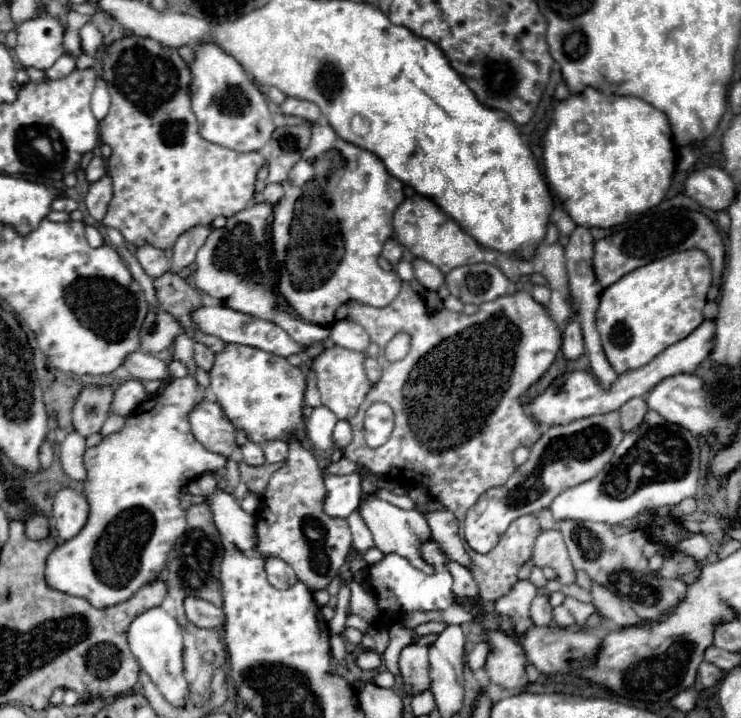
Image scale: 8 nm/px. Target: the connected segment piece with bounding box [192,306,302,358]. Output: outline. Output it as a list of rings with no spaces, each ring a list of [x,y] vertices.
[[[202,306],[200,310],[196,310],[192,314],[192,320],[196,326],[200,326],[202,332],[218,336],[228,344],[234,342],[234,344],[254,346],[254,348],[260,348],[260,350],[266,350],[266,352],[272,352],[272,354],[284,356],[284,358],[288,358],[290,354],[302,352],[302,346],[298,342],[294,342],[280,326],[266,322],[266,320],[260,320],[260,318],[254,318],[250,314],[244,314],[244,312],[234,312],[232,308],[226,308],[226,306]]]

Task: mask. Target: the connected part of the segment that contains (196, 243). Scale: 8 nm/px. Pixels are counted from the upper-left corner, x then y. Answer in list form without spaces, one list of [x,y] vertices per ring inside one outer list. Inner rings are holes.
[[[194,226],[192,230],[186,230],[174,244],[174,254],[172,254],[172,274],[180,274],[182,268],[194,262],[198,248],[204,244],[204,240],[210,234],[210,226]]]

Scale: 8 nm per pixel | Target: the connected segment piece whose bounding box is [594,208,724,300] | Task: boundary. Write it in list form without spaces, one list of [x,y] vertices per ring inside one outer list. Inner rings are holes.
[[[670,208],[664,212],[652,210],[646,214],[640,214],[632,220],[628,220],[628,224],[624,224],[620,230],[610,234],[608,238],[596,240],[594,242],[594,274],[596,274],[598,282],[602,284],[602,288],[608,288],[616,280],[620,280],[624,274],[640,268],[640,266],[646,266],[658,258],[664,258],[668,254],[682,252],[686,248],[700,248],[708,254],[708,258],[712,262],[712,270],[714,270],[712,272],[714,282],[708,292],[708,300],[716,300],[718,290],[720,290],[722,268],[724,268],[724,244],[722,244],[722,238],[718,234],[718,228],[714,226],[714,222],[706,214],[694,212],[688,208]]]

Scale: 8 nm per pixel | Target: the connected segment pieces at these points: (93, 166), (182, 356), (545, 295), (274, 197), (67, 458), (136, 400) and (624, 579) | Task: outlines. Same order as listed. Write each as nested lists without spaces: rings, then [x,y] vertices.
[[[94,156],[86,168],[88,182],[98,182],[102,176],[106,176],[106,162],[100,156]]]
[[[186,332],[180,334],[180,336],[174,340],[174,358],[182,360],[182,362],[188,366],[190,374],[192,374],[194,368],[196,368],[194,358],[192,358],[192,346],[194,346],[194,338],[192,338],[190,334],[186,334]]]
[[[534,284],[534,286],[532,286],[532,290],[530,290],[530,294],[532,294],[532,296],[534,296],[534,300],[538,300],[540,304],[548,306],[548,302],[550,302],[550,288],[548,288],[548,286]]]
[[[270,184],[270,186],[266,186],[266,190],[264,190],[264,200],[266,200],[268,204],[274,206],[280,198],[282,198],[282,186],[280,186],[280,184]]]
[[[70,432],[60,446],[62,468],[72,480],[80,480],[80,482],[86,480],[86,464],[84,464],[86,448],[88,448],[86,440],[76,432]]]
[[[130,378],[128,382],[124,382],[116,390],[116,398],[112,402],[112,414],[124,414],[124,416],[128,416],[146,398],[148,398],[148,392],[146,392],[144,384],[140,380],[136,380],[136,378]]]
[[[562,520],[556,528],[566,542],[574,570],[584,570],[592,582],[610,588],[610,592],[614,592],[622,602],[630,604],[642,620],[662,622],[666,616],[670,616],[674,606],[686,598],[688,586],[684,582],[656,578],[656,574],[648,570],[648,562],[640,552],[648,540],[642,530],[616,536],[614,526],[610,524],[582,520]]]

